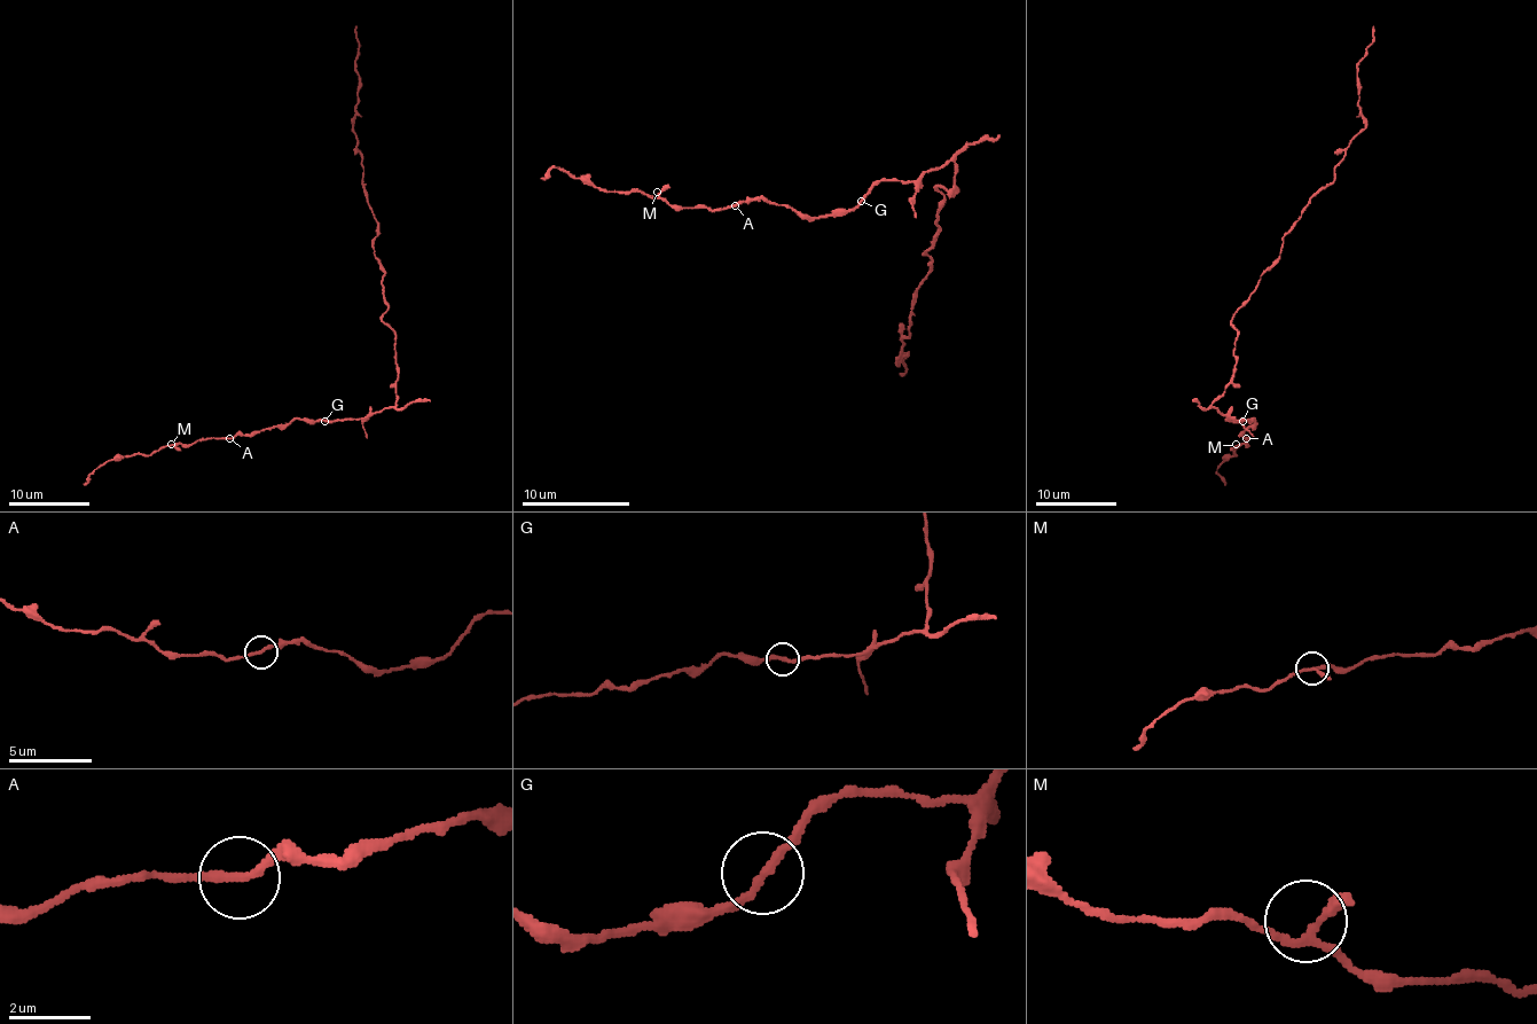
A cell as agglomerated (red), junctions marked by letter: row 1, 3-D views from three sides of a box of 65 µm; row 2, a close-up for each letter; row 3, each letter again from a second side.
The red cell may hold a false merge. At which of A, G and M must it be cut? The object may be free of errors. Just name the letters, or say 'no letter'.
G

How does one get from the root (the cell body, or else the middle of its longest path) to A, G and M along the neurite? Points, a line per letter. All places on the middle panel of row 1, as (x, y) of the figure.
A: (955, 192), (947, 159), (915, 181), (877, 181), (853, 208), (823, 216), (765, 200), (735, 205)
G: (955, 192), (955, 163), (947, 159), (939, 167), (926, 171), (915, 181), (877, 181), (861, 200)
M: (955, 192), (953, 159), (915, 181), (877, 181), (853, 208), (823, 216), (765, 200), (683, 208), (657, 192)

